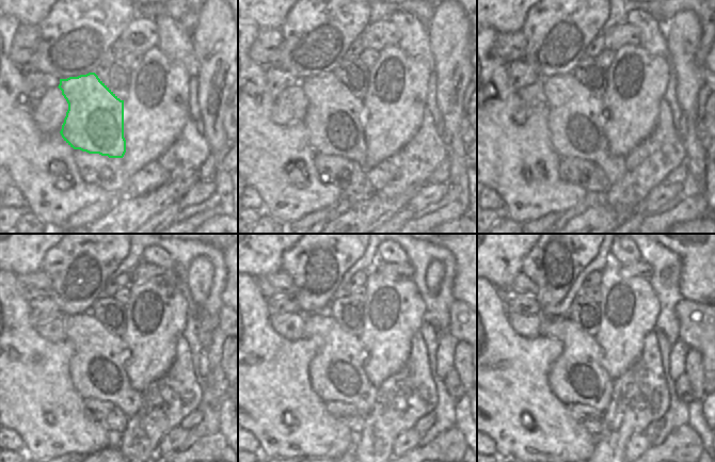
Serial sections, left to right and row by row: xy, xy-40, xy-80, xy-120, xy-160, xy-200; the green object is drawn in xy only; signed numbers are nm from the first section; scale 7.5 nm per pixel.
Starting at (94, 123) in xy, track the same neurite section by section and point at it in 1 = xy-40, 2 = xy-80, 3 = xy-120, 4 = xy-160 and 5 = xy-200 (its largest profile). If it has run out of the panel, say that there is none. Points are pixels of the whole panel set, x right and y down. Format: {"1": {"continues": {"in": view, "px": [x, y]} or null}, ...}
{"1": {"continues": {"in": "xy-40", "px": [334, 121]}}, "2": {"continues": {"in": "xy-80", "px": [575, 122]}}, "3": {"continues": {"in": "xy-120", "px": [97, 371]}}, "4": {"continues": {"in": "xy-160", "px": [336, 373]}}, "5": {"continues": {"in": "xy-200", "px": [577, 376]}}}

